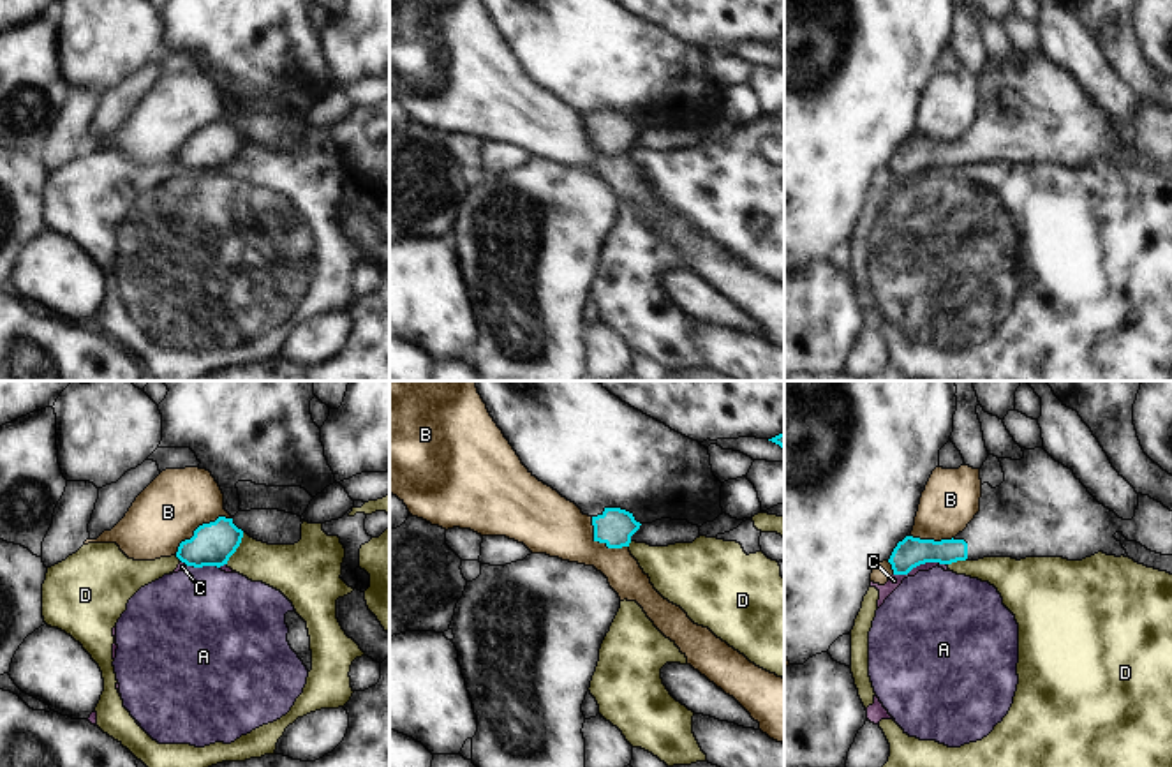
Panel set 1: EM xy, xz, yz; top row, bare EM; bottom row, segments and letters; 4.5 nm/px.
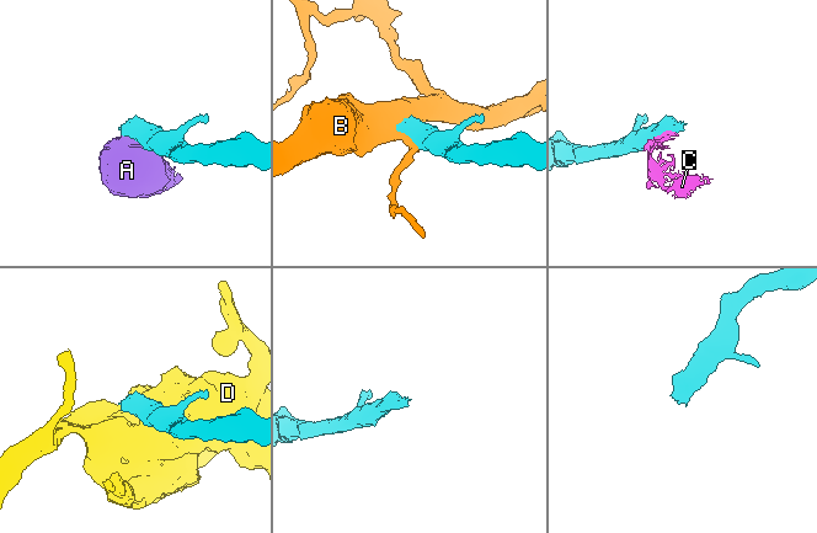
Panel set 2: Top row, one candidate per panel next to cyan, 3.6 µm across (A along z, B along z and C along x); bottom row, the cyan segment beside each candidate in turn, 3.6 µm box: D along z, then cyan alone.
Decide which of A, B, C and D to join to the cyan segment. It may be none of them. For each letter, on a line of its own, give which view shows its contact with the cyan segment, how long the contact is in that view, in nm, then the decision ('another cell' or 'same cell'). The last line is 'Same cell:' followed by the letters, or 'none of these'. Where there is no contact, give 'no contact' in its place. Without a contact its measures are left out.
A: meets cyan in xy; contact 150 nm long; another cell
B: meets cyan in xy; contact 320 nm long; another cell
C: meets cyan in yz; contact 240 nm long; another cell
D: meets cyan in xy; contact 170 nm long; another cell
Same cell: none of these

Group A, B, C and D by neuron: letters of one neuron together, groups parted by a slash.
A C D / B

